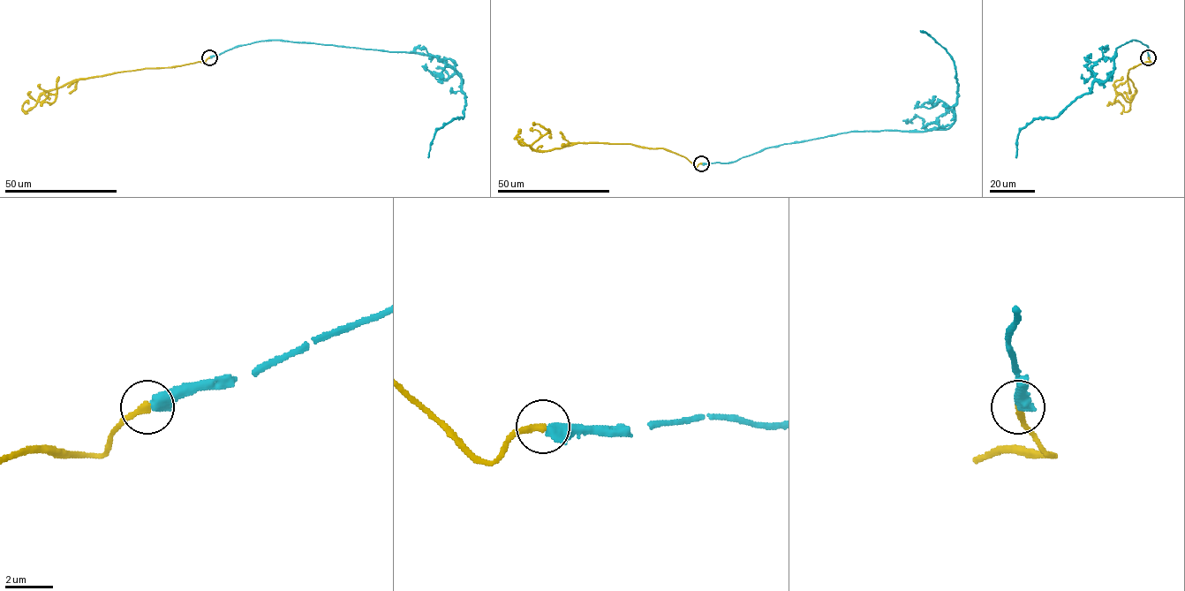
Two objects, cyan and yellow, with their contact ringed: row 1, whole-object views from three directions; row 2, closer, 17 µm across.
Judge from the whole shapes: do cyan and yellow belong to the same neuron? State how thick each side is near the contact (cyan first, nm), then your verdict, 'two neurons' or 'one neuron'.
500 nm thick on the cyan side, 320 nm on the other; one neuron

